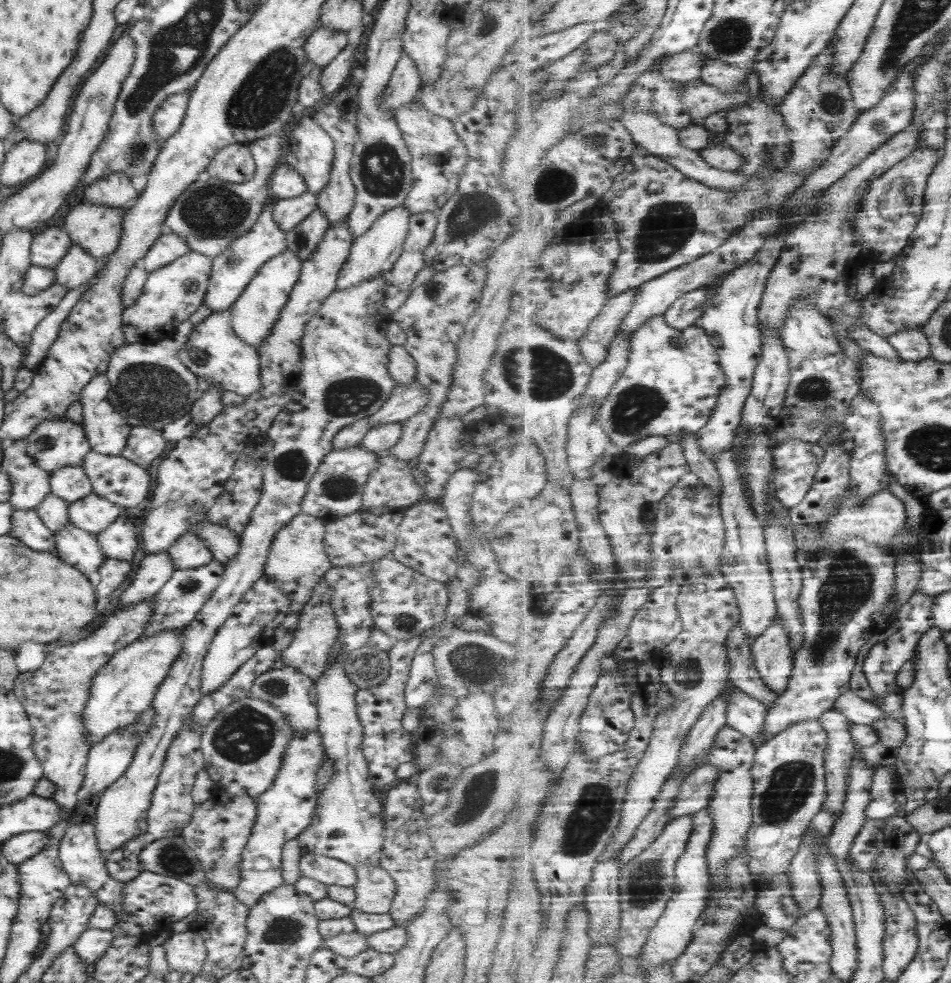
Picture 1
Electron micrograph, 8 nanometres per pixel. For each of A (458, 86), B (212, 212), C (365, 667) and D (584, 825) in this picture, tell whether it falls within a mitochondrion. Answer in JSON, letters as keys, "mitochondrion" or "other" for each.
{"A":"mitochondrion","B":"mitochondrion","C":"mitochondrion","D":"mitochondrion"}

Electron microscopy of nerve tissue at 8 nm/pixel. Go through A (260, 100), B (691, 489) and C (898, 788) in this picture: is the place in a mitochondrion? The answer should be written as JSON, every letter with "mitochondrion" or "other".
{"A":"mitochondrion","B":"mitochondrion","C":"other"}

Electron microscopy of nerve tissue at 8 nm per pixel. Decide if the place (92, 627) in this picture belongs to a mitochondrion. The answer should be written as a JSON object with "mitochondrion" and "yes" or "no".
{"mitochondrion":"no"}

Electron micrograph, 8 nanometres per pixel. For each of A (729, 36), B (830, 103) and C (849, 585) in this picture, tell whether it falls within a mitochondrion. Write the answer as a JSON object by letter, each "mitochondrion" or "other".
{"A":"mitochondrion","B":"mitochondrion","C":"mitochondrion"}

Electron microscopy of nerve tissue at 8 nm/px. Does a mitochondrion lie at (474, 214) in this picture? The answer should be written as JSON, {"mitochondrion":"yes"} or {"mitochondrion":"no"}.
{"mitochondrion":"yes"}

